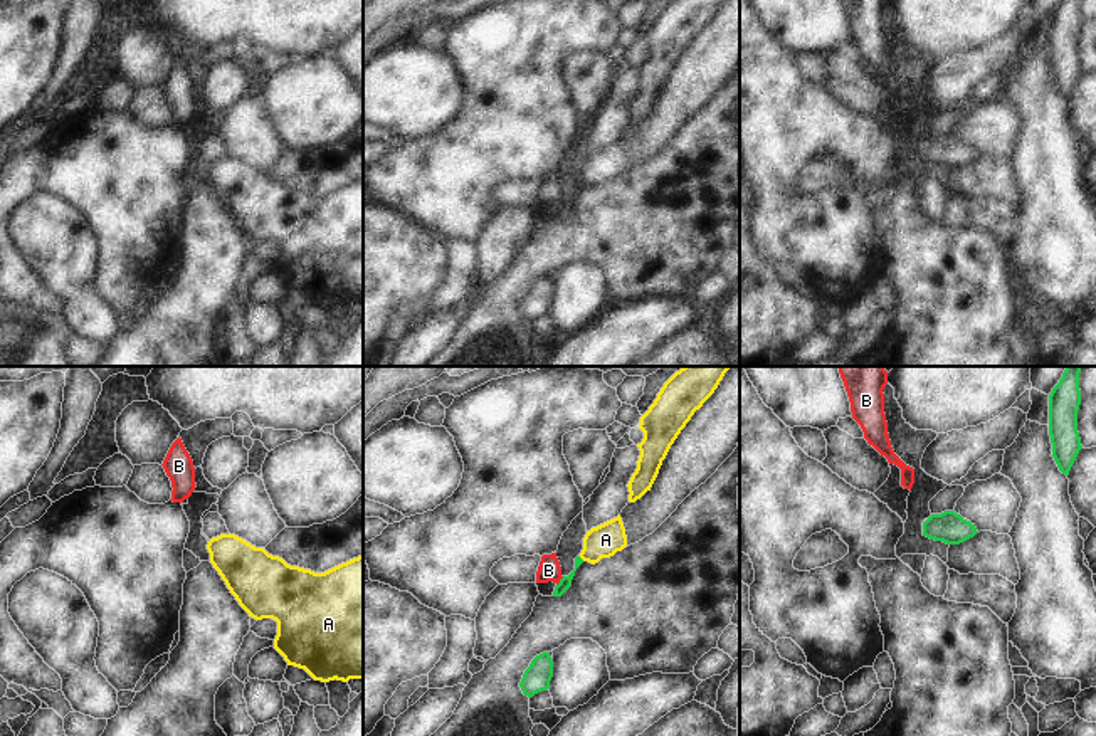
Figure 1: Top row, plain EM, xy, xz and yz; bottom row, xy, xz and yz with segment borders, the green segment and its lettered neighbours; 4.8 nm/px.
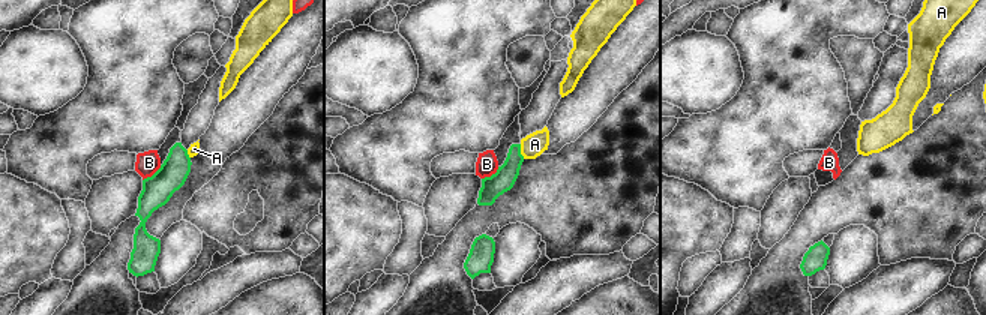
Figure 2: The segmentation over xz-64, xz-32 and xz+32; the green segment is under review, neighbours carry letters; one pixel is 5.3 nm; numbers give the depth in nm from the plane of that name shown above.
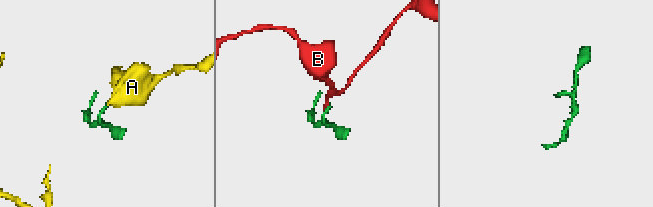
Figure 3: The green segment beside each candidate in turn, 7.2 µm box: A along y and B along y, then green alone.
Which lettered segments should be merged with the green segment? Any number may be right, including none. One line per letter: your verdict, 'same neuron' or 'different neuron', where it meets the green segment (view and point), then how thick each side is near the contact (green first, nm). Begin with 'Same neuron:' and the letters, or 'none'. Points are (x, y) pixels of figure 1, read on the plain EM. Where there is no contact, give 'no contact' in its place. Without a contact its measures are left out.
Same neuron: none
A: different neuron | xz (580, 182) | 60/160 nm
B: different neuron | xz (560, 205) | 60/110 nm

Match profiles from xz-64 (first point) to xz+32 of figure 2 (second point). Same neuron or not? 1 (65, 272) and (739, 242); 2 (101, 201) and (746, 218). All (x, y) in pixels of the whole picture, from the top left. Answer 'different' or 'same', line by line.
1: same
2: different

